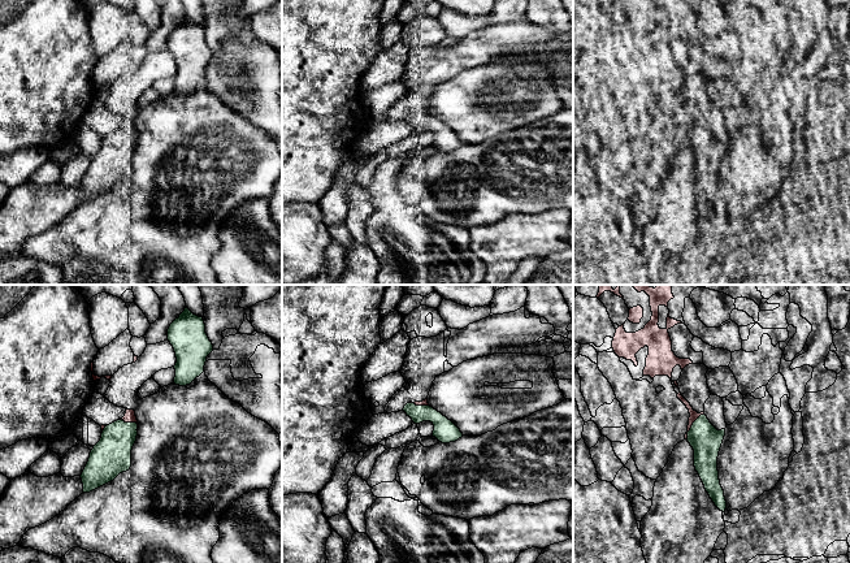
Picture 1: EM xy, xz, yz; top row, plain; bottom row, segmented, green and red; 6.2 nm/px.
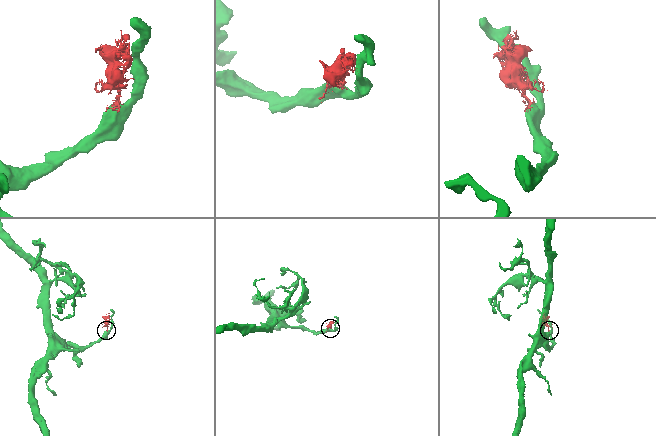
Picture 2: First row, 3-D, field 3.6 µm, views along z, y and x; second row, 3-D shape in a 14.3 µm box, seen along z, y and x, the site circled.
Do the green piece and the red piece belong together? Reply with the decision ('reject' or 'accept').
reject

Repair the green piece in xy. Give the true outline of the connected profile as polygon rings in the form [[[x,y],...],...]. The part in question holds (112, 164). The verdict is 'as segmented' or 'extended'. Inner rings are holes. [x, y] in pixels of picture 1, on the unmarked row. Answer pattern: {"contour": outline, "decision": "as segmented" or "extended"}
{"contour": [[[117,129],[104,137],[101,147],[91,159],[81,183],[83,202],[90,202],[130,178],[131,159],[138,144],[136,138],[136,131],[123,129]]], "decision": "as segmented"}

